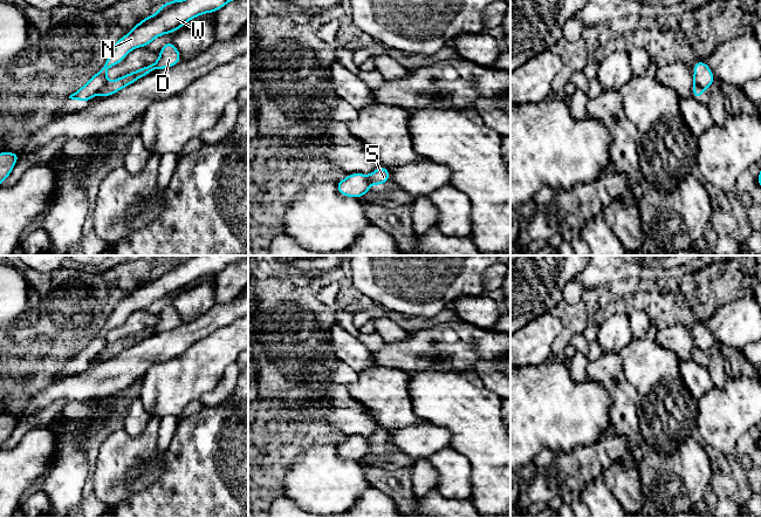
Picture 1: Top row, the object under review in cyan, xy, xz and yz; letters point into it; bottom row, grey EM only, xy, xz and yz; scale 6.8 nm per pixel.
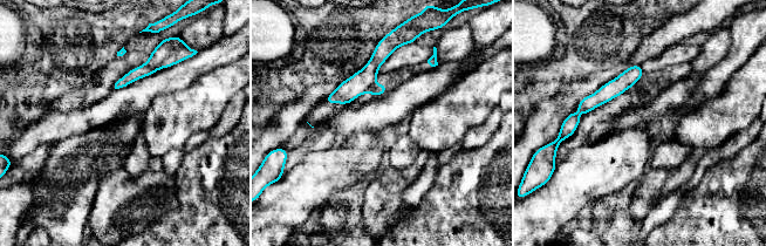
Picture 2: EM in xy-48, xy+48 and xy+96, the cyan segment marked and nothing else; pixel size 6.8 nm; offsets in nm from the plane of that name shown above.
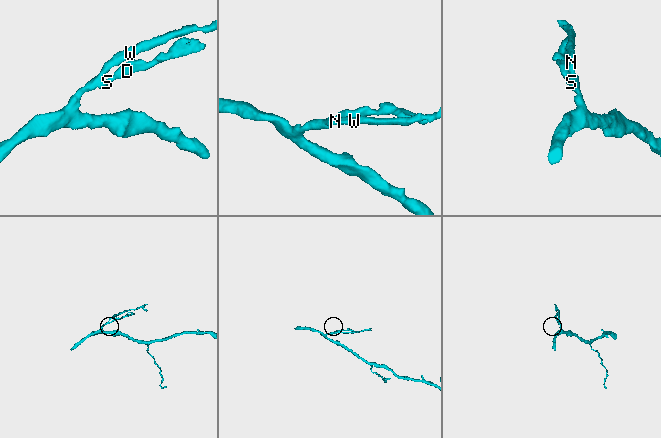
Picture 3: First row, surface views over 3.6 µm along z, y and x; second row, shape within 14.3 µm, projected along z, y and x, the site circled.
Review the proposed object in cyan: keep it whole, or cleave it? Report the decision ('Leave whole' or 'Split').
Split

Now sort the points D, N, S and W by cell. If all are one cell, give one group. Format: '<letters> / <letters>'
D S / N W

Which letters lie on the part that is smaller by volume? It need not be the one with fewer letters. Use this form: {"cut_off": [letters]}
{"cut_off": ["D", "S"]}

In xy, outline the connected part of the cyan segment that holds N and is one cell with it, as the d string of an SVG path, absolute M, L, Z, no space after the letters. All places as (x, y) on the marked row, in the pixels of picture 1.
M170 0L165 2L153 15L143 16L143 20L136 23L128 34L115 41L103 67L69 98L82 103L90 102L90 98L98 95L108 83L108 69L121 63L131 50L149 46L163 34L174 33L191 19L201 14L215 13L231 1L234 0Z

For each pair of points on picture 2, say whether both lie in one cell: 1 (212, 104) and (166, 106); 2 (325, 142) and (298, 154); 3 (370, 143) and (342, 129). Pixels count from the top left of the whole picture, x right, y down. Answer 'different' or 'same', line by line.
1: same
2: same
3: different

